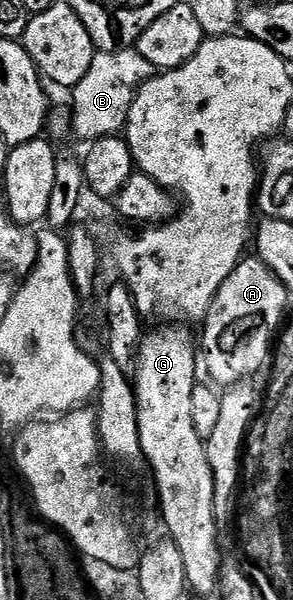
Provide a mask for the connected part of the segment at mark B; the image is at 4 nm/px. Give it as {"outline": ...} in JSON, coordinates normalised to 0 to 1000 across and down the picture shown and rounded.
{"outline":[[[457,80],[420,85],[328,87],[317,93],[311,115],[287,125],[283,133],[263,138],[246,150],[253,220],[287,237],[307,238],[352,227],[403,223],[437,198],[440,177],[468,147],[532,123],[522,112]]]}

